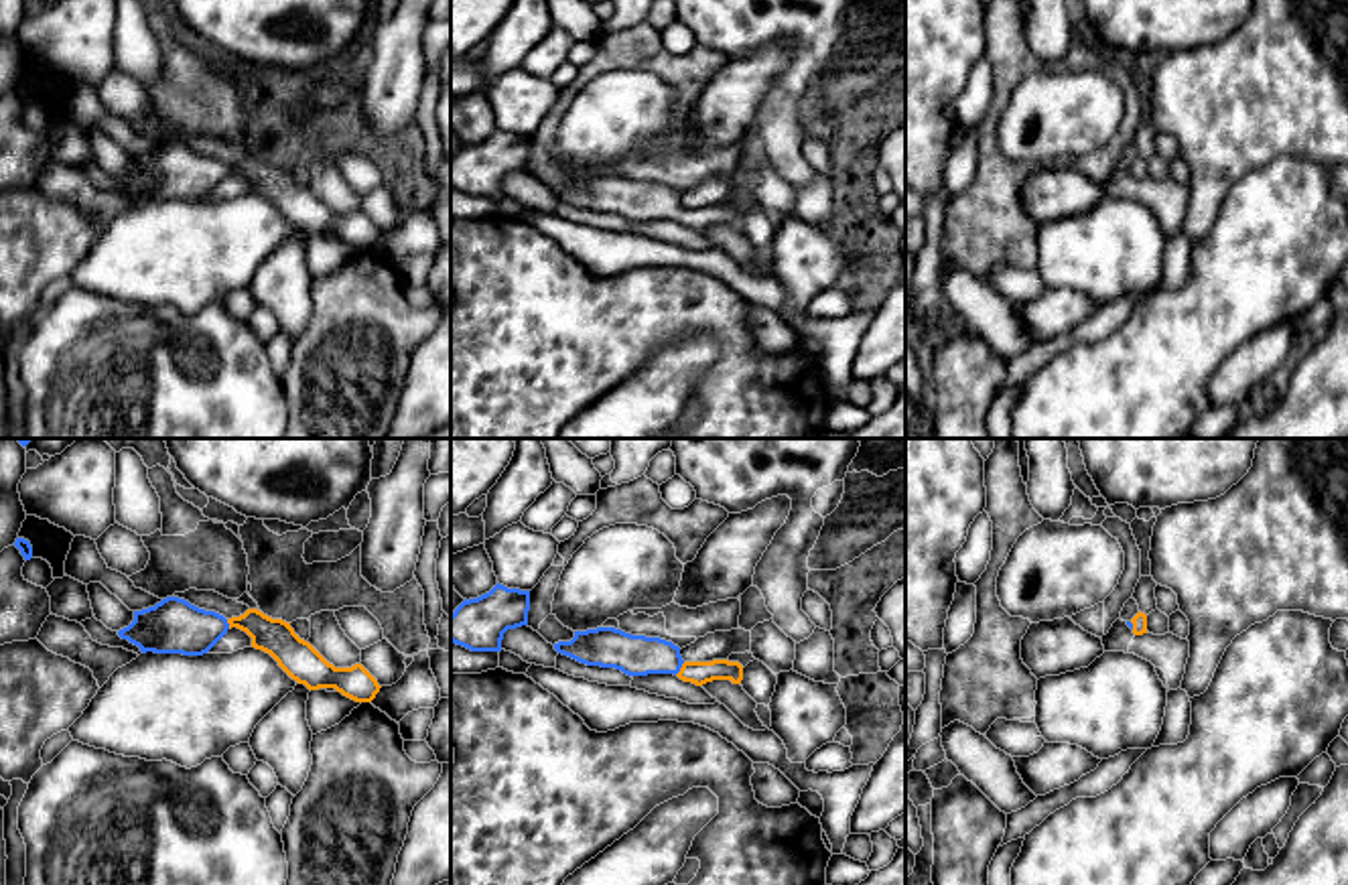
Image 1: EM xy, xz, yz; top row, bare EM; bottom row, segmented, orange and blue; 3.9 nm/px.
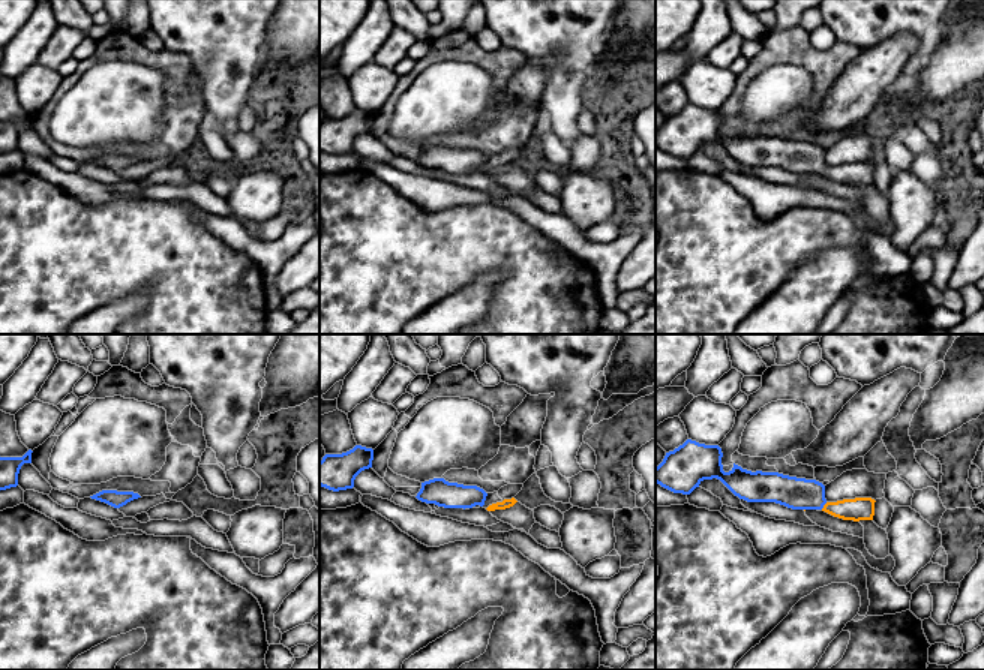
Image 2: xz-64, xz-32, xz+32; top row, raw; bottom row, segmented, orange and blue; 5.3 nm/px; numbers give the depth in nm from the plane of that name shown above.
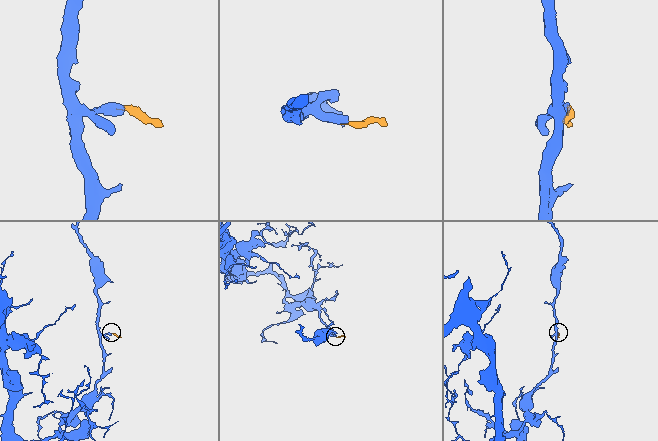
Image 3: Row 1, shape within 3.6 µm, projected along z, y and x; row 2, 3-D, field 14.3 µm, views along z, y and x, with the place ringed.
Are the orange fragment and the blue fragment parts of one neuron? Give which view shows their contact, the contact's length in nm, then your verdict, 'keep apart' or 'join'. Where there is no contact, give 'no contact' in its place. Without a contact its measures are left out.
contact in xz; length 70 nm; join

